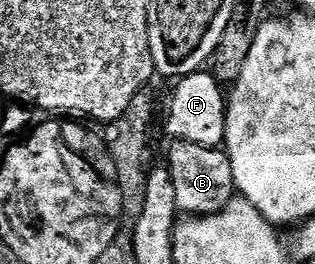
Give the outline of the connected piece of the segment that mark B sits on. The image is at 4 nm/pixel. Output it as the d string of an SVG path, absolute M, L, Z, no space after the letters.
M185 140L175 141L168 152L166 167L174 182L176 207L185 217L209 216L220 212L237 195L234 182L234 170L230 170L230 158L227 151L220 148L198 146Z

